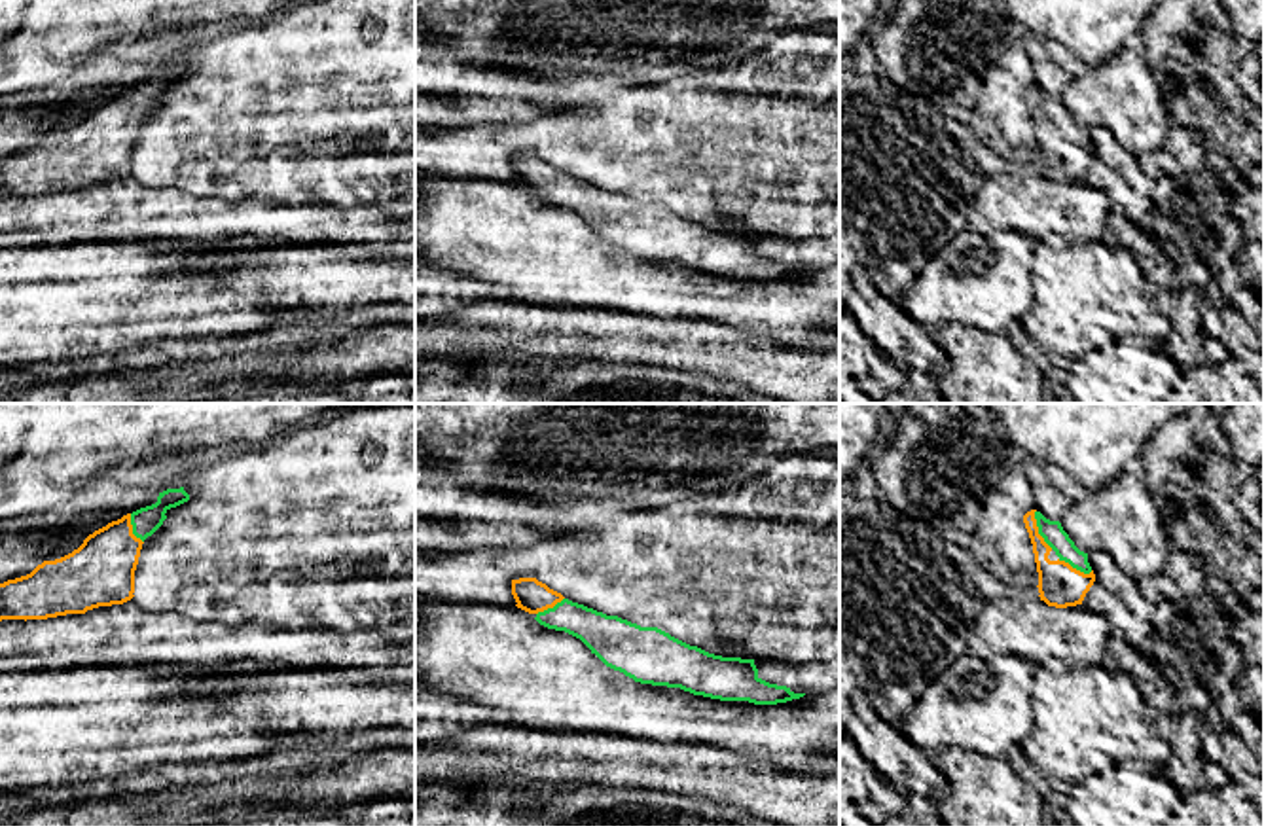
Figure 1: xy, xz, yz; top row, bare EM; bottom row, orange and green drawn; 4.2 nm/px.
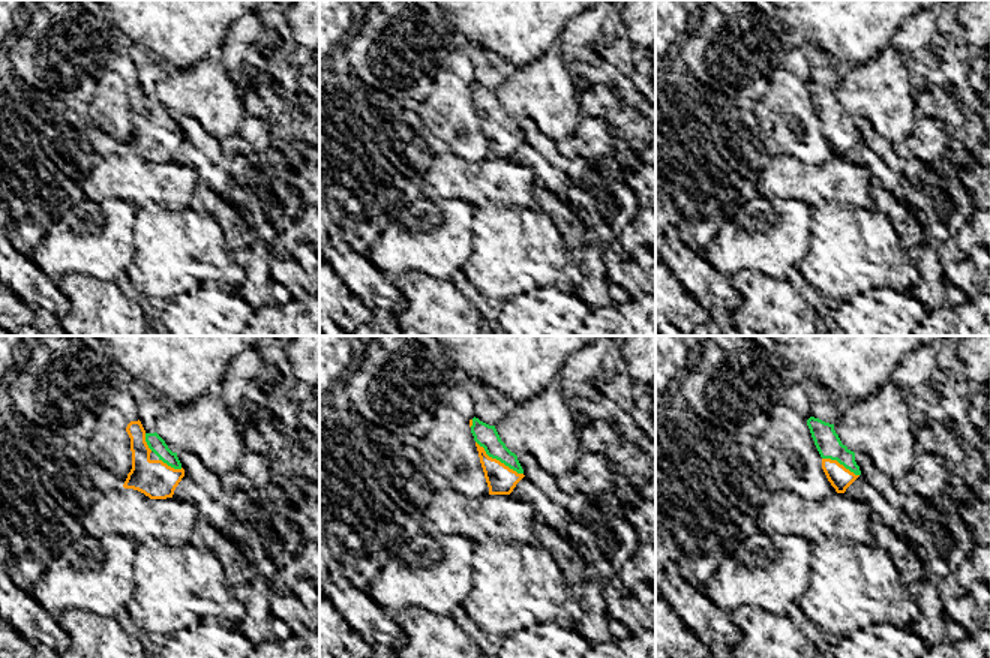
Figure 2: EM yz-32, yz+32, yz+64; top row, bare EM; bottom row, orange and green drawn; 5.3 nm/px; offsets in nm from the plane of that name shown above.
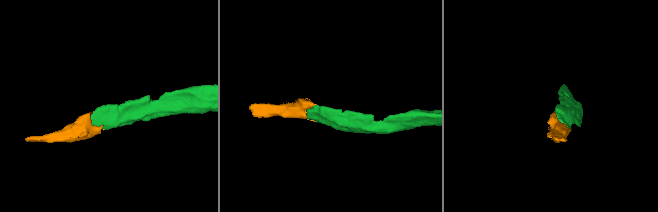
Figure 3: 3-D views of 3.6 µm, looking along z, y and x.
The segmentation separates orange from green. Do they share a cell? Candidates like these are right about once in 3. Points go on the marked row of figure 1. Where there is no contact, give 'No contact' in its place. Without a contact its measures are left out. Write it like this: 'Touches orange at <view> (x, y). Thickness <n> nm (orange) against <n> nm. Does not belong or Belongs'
Touches orange at yz (1037, 529). Thickness 180 nm (orange) against 90 nm. Belongs

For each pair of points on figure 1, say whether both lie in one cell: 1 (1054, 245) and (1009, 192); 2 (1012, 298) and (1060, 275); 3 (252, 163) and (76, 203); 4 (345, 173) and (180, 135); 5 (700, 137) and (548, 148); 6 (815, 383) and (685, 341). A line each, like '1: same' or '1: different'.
1: different
2: different
3: different
4: same
5: same
6: same

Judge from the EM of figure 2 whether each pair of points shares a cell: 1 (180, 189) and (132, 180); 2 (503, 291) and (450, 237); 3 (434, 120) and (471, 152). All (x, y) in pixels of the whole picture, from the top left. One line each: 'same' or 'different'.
1: same
2: different
3: same

